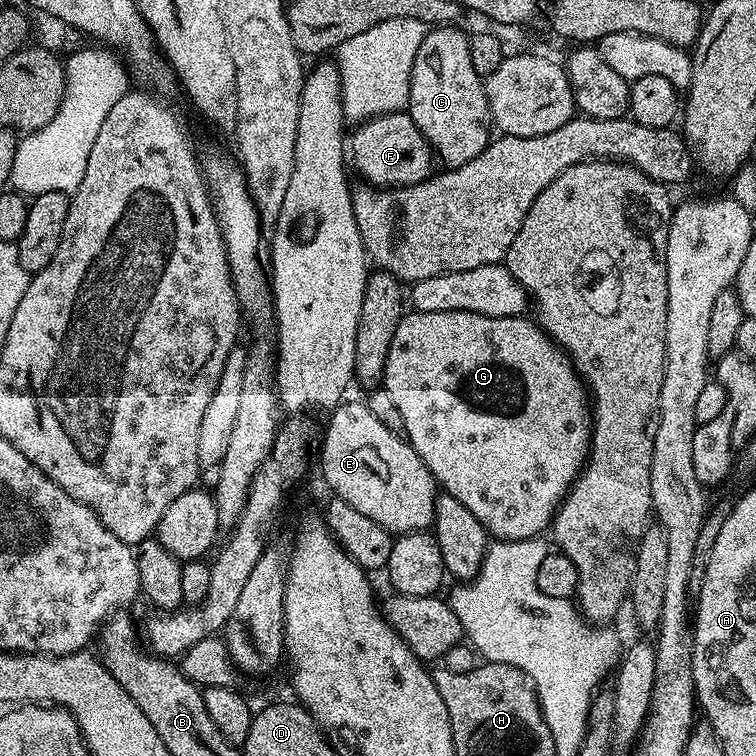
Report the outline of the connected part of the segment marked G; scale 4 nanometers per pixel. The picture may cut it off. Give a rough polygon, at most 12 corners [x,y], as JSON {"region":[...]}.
{"region":[[409,311],[382,386],[496,540],[555,518],[586,385],[524,316]]}

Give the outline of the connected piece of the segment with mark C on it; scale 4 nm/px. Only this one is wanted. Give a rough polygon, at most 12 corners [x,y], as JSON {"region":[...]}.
{"region":[[456,26],[423,33],[406,111],[457,168],[490,143],[484,82]]}

